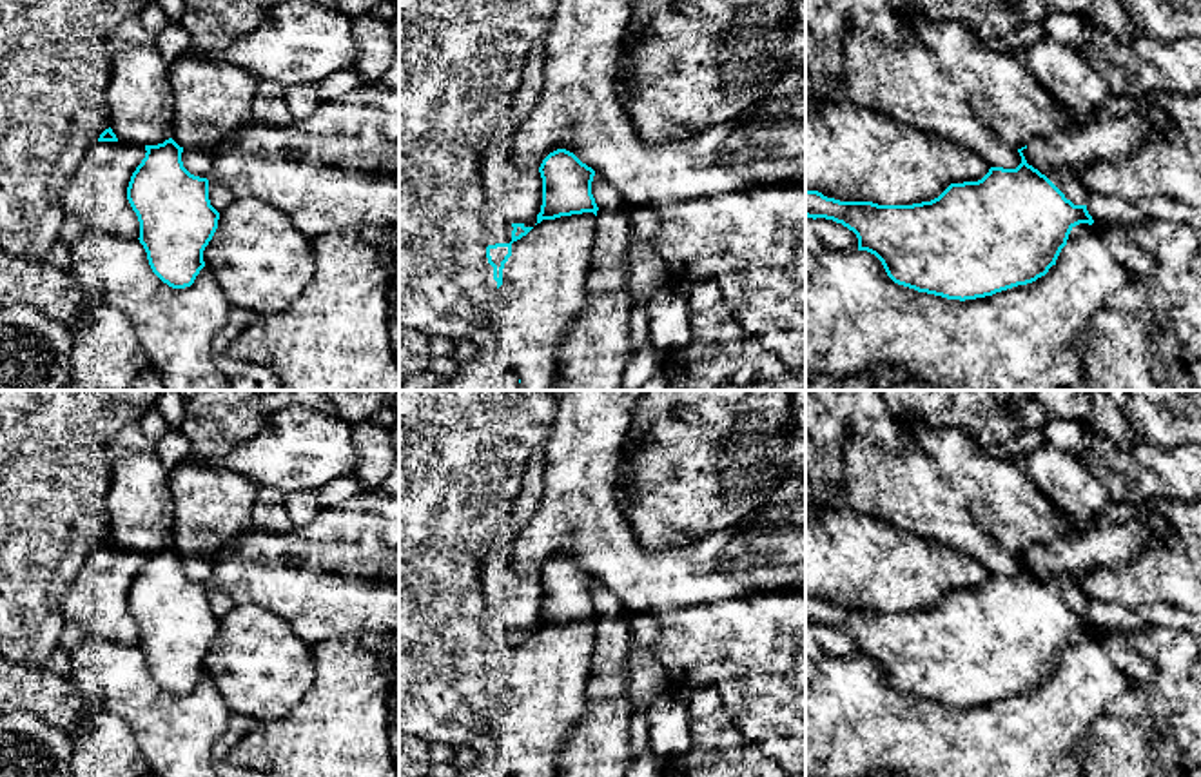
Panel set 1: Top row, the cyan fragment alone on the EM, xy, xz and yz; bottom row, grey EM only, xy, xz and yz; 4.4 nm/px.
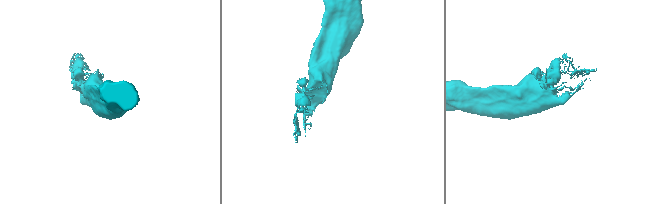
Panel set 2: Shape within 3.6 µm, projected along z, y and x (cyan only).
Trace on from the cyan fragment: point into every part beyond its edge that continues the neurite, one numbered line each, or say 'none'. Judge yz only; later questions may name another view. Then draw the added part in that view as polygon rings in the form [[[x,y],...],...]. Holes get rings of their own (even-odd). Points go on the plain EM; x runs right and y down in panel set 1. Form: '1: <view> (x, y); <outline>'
1: yz (1060, 563); [[[1141,512],[1125,525],[1098,526],[1034,545],[1021,559],[1067,606],[1087,612],[1090,597],[1081,588],[1079,575],[1099,566],[1127,566],[1163,532],[1168,532],[1168,526],[1159,517]]]

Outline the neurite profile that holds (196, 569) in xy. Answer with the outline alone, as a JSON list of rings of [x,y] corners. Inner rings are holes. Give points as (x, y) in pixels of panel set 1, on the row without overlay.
[[[181,463],[171,472],[174,503],[172,546],[183,556],[183,574],[200,585],[210,579],[210,561],[221,554],[236,552],[239,537],[252,528],[252,508],[259,487],[225,468]]]

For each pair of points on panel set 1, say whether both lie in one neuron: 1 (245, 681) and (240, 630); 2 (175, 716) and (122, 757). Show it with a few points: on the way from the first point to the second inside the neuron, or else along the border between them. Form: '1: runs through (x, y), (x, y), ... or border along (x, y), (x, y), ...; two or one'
1: runs through (245, 668), (245, 643); one
2: border along (111, 712), (127, 725), (146, 757); two

